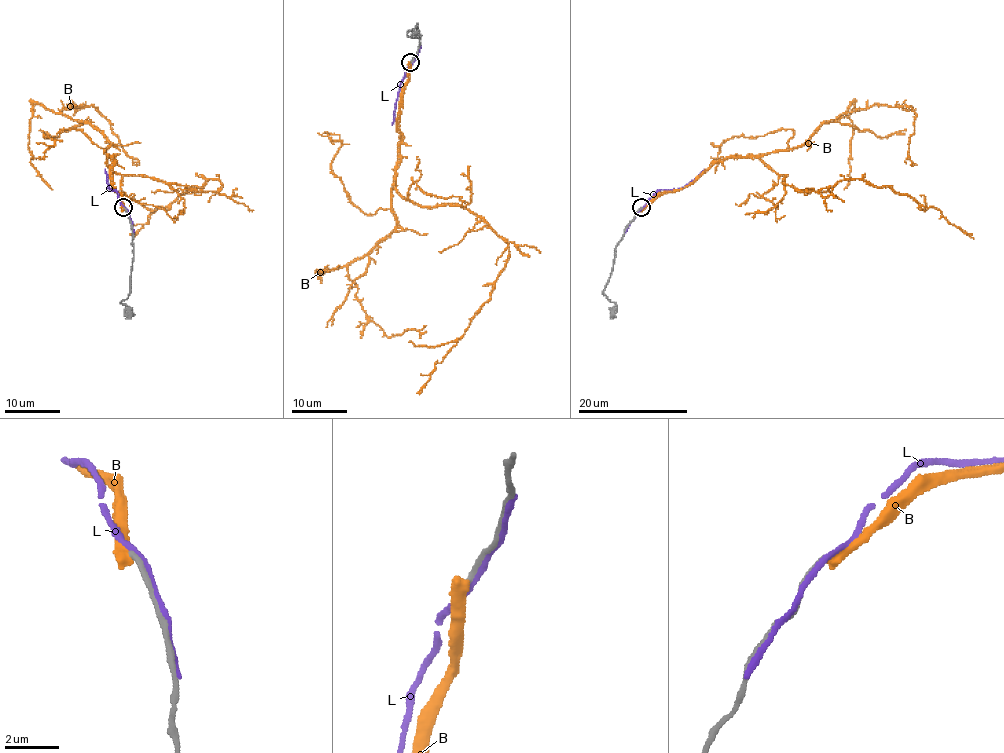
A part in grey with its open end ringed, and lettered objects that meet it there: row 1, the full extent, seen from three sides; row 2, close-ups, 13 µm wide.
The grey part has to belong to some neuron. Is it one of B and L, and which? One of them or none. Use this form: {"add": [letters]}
{"add": []}

